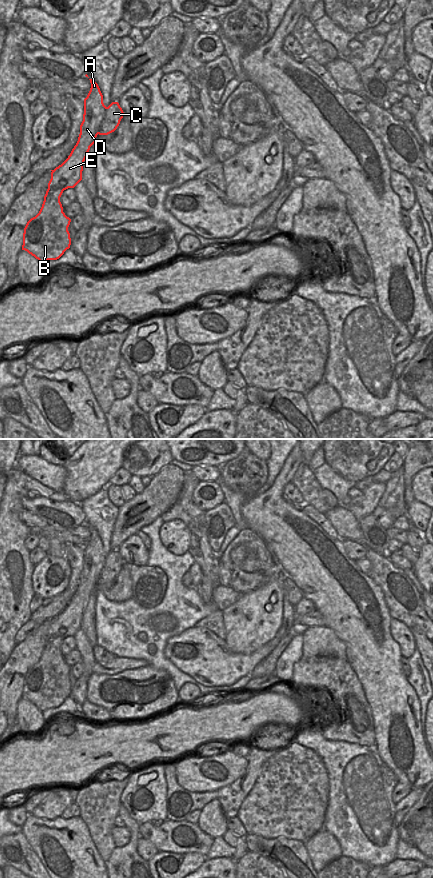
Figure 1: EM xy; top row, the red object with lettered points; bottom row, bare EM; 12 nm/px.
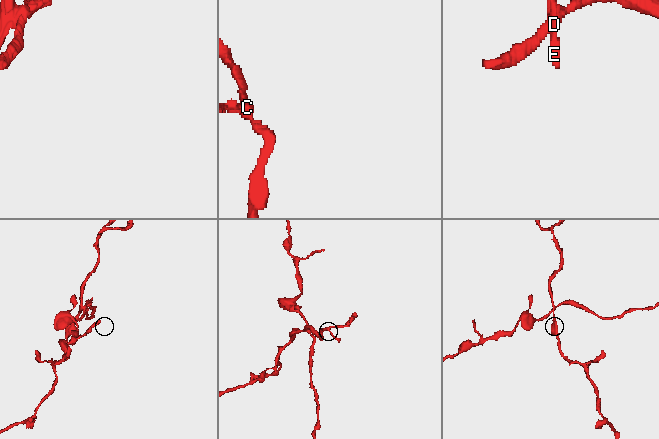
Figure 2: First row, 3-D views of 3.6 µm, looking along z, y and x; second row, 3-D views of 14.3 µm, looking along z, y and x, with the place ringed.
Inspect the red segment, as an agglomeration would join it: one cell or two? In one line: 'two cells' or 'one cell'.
two cells

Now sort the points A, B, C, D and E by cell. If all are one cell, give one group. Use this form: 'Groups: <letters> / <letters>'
Groups: A B D E / C

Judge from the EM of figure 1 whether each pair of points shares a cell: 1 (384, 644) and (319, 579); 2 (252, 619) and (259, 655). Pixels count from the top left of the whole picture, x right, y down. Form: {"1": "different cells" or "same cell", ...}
{"1": "same cell", "2": "different cells"}

